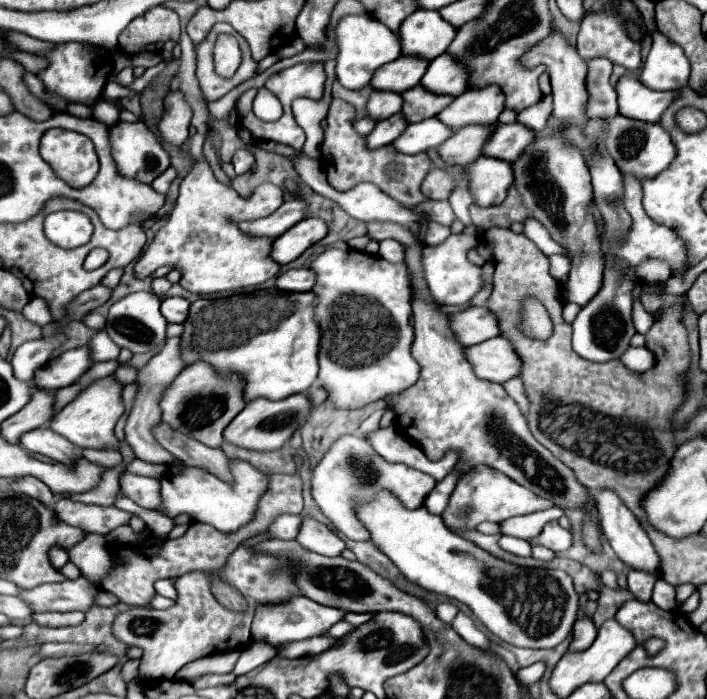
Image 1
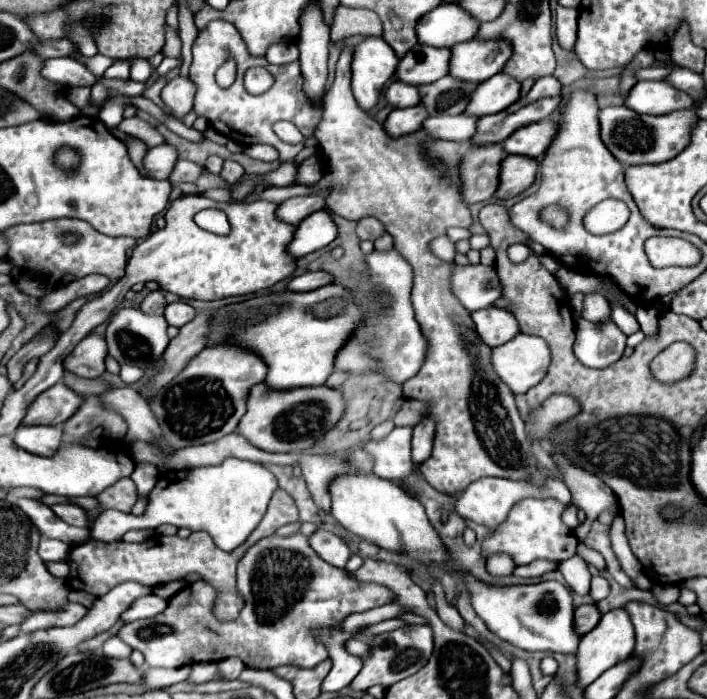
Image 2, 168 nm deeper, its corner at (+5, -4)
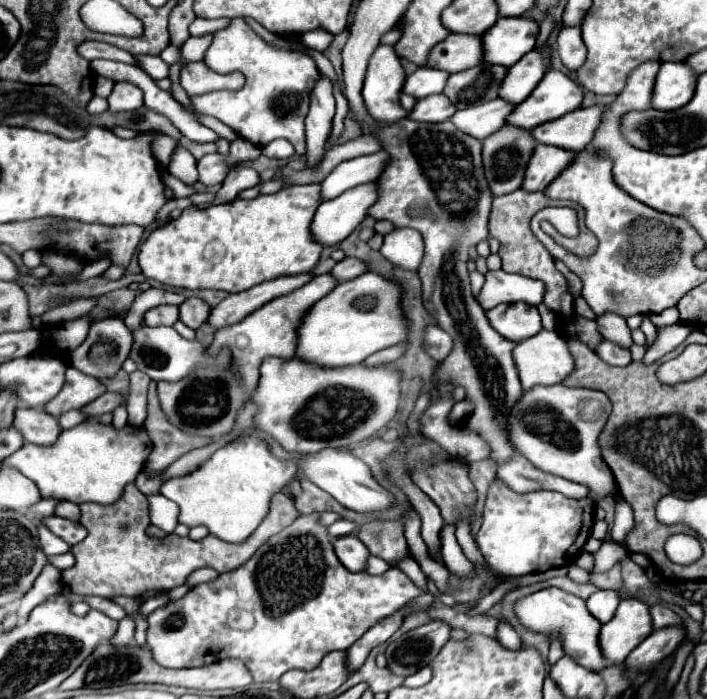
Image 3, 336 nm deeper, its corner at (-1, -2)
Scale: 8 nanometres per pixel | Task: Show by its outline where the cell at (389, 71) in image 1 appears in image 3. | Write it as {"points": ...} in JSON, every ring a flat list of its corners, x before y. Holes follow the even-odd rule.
{"points":[[450,34,446,40,438,42,438,46,434,46,434,50,430,50,430,58,426,60,426,66,454,74,454,72,462,72,470,66,476,66,480,62,482,62,480,36]]}

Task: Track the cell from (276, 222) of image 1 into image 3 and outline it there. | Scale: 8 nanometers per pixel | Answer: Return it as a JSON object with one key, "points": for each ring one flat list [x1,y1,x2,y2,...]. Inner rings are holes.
{"points":[[384,150,342,162,320,184,322,186,322,202,324,200,334,200,342,192,346,192,354,186,374,182,382,174,382,170,386,168,386,162,388,162,388,154]]}

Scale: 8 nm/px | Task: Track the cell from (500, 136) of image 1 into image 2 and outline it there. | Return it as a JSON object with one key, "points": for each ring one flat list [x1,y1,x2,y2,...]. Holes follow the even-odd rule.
{"points":[[540,120,540,122,520,128,516,134,508,136,502,142,502,146,508,154,524,154,524,156,538,158,538,156,544,156,546,150,550,148,550,144,558,132,556,128,558,128,556,120]]}

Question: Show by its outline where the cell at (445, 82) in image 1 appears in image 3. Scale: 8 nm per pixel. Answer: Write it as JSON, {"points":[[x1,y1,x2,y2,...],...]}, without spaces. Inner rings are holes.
{"points":[[498,18,498,22,482,34,482,62,510,68,528,54,538,36,538,24,526,18]]}

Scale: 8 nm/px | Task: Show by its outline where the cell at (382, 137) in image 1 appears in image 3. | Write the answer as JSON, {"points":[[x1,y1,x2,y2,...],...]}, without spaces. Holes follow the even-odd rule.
{"points":[[436,94,418,100,408,118,414,118,416,122,446,122,454,112,456,108,450,104,450,100,444,94]]}

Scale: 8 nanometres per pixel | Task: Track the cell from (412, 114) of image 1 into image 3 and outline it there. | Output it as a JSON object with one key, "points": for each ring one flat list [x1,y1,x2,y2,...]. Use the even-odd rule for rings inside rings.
{"points":[[478,64,470,70,450,74,444,94,446,98,450,98,456,110,462,110,472,104,484,104,498,96,496,92,502,84,504,74,506,74,506,68,502,66]]}

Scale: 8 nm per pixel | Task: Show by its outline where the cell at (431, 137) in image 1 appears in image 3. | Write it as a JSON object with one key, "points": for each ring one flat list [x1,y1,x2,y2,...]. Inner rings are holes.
{"points":[[500,98,490,100,482,106,468,106,466,110,458,110,450,122,454,126,458,126,458,130,462,130,464,134,484,140,488,138,492,132,496,132,498,128,504,126,506,116,514,110,514,104,508,104]]}

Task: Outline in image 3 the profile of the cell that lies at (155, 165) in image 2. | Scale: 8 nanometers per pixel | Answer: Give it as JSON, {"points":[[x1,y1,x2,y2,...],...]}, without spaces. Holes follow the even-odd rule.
{"points":[[178,146,178,148,172,152,170,164,168,164,168,172,170,172,172,176,176,176,178,180,182,180,184,184,188,184,188,186,198,180,196,160,194,160,194,156,192,156,186,148,182,148,182,146]]}

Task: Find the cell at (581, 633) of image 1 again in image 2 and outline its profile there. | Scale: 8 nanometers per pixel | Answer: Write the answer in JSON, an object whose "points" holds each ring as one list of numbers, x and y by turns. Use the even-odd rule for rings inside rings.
{"points":[[584,604,584,606,578,606,576,608,576,614,574,614,574,626,576,626,576,632,582,636,586,632,590,632,598,622,600,622,602,614,598,610,596,604]]}

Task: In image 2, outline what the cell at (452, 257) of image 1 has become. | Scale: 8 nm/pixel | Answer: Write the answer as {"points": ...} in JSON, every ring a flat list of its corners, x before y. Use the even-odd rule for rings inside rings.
{"points":[[452,264,452,292,470,312,492,306,500,296,500,280,494,266,458,266]]}

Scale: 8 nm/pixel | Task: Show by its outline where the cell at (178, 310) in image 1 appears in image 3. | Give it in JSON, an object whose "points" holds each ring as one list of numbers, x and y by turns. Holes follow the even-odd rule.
{"points":[[188,298,178,308,180,308,180,320,192,330,198,330,206,322,210,312,210,306,200,298]]}

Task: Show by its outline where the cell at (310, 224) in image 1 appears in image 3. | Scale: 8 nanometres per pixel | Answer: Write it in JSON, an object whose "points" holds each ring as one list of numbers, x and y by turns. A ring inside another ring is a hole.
{"points":[[374,182,356,186,334,200,322,202,312,220,312,236,322,246,342,242,368,216,368,208,376,202]]}

